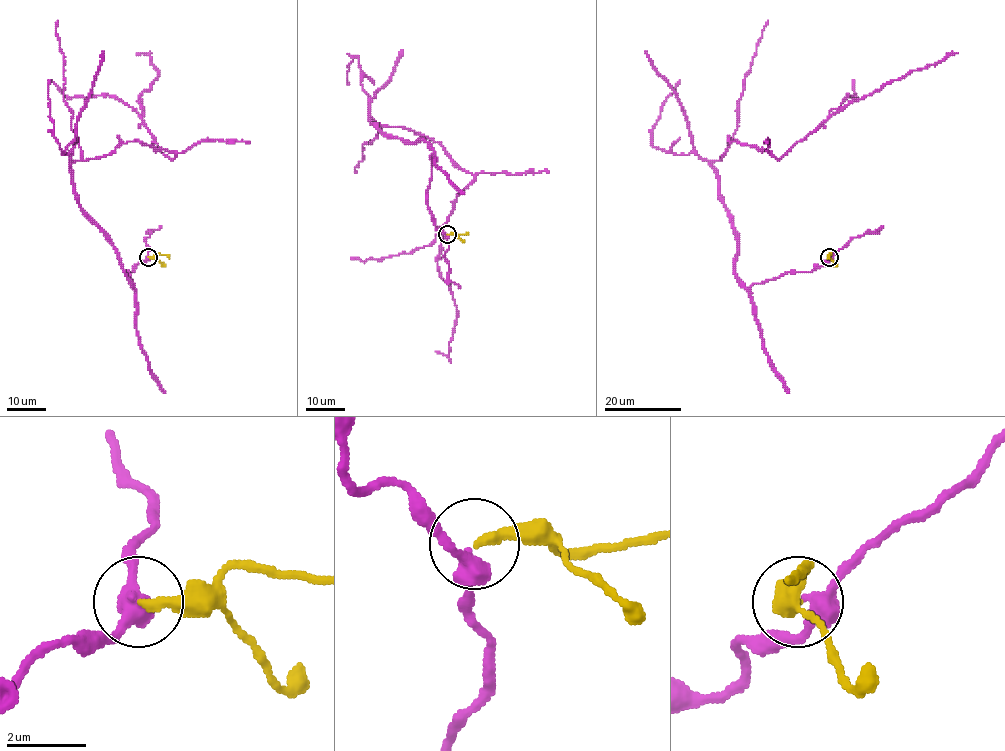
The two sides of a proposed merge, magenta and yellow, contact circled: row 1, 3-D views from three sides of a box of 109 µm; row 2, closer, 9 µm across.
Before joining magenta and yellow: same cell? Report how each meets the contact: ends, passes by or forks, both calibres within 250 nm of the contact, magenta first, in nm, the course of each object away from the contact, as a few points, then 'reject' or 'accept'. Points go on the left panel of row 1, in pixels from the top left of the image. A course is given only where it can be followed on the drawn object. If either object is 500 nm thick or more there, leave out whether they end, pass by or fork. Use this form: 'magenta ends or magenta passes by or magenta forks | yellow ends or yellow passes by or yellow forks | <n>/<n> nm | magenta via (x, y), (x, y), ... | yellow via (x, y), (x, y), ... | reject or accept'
magenta passes by | yellow ends | 360/240 nm | magenta via (148, 257), (127, 272), (135, 289), (70, 163), (139, 141), (176, 155), (142, 123), (158, 72), (137, 55) | yellow via (148, 257), (165, 254), (168, 258) | accept

